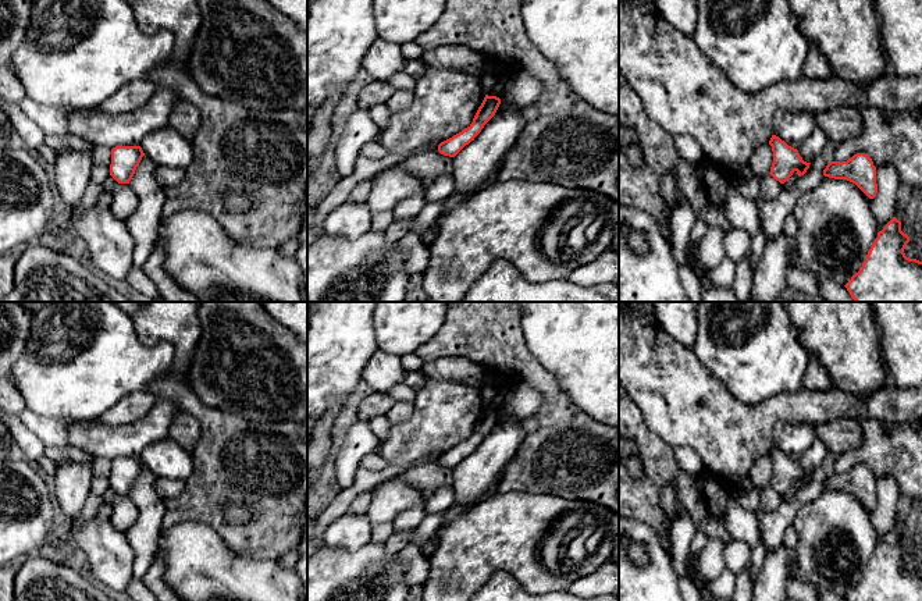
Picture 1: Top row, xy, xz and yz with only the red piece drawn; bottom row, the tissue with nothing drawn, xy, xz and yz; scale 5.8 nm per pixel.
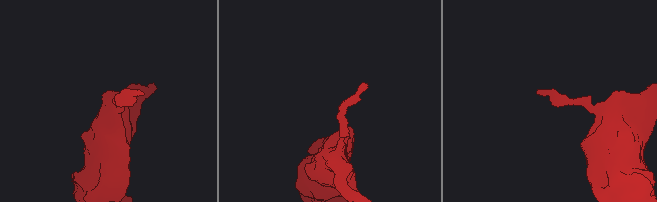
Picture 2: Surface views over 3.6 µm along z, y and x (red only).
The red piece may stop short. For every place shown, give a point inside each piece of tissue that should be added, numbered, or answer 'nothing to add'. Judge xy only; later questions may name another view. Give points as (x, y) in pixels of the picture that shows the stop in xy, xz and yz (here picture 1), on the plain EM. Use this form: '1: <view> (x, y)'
nothing to add

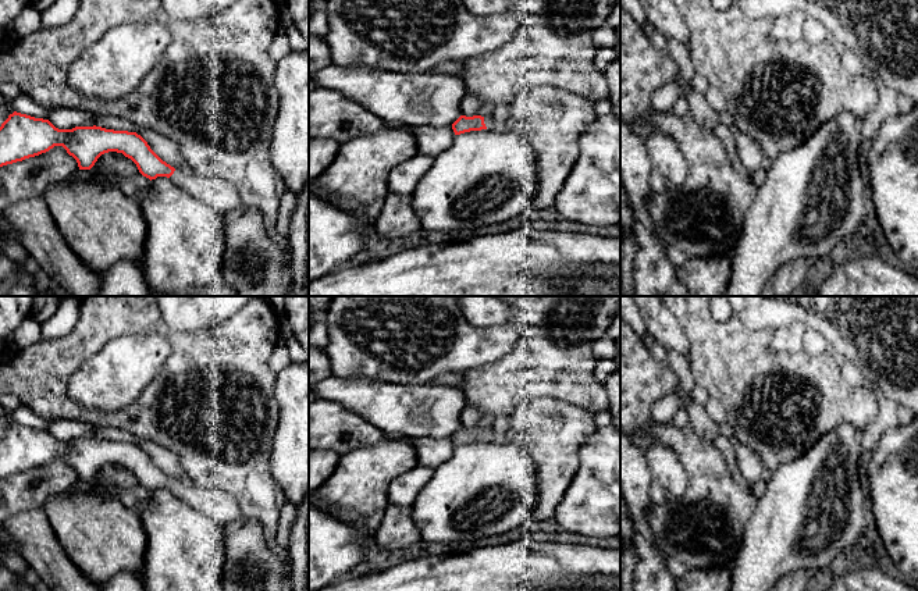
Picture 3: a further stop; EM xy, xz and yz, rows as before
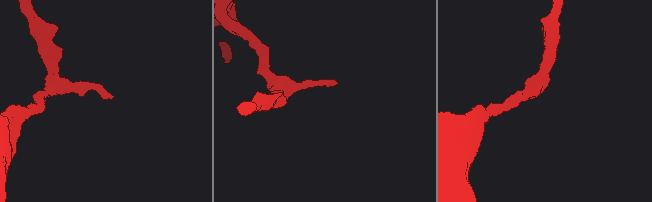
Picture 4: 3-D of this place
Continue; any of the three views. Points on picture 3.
1: xz (490, 433)

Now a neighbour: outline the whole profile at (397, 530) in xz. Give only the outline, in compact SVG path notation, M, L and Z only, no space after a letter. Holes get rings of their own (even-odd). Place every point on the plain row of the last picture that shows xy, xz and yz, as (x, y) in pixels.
M388 505L374 534L378 549L396 551L420 540L421 533L413 521L412 506Z

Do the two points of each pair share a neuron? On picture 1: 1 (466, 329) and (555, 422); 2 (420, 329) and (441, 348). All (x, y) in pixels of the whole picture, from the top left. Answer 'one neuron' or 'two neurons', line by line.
1: one neuron
2: two neurons

